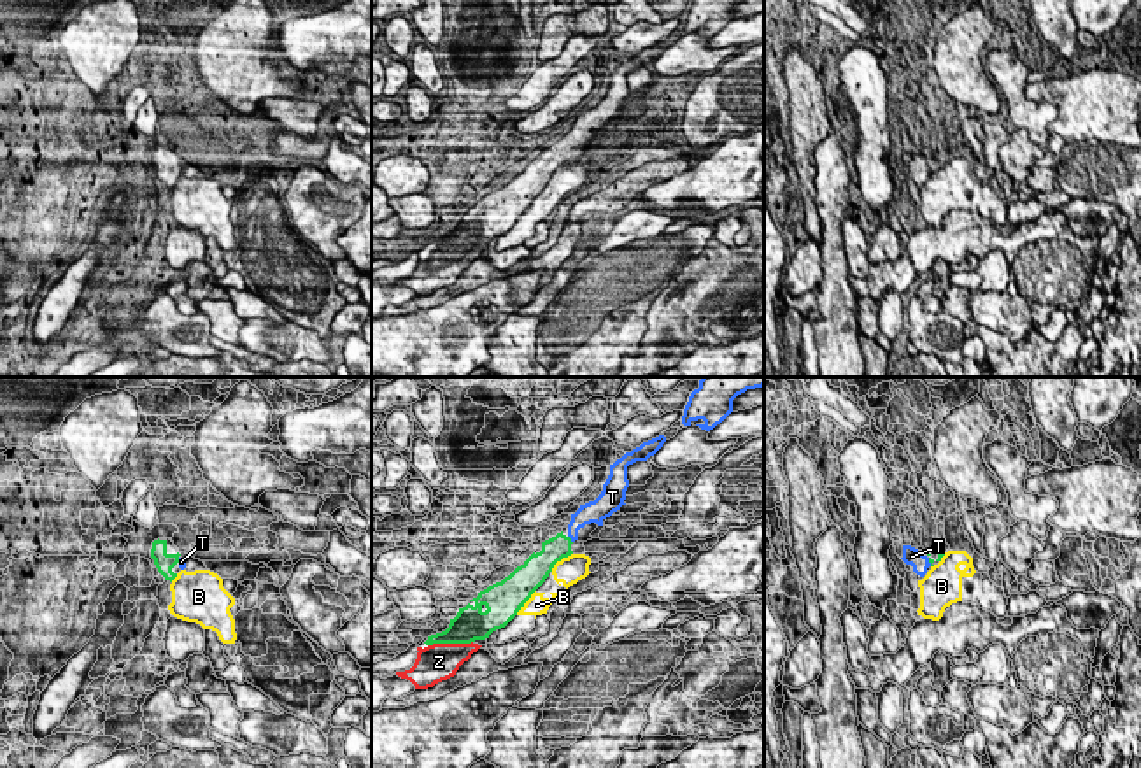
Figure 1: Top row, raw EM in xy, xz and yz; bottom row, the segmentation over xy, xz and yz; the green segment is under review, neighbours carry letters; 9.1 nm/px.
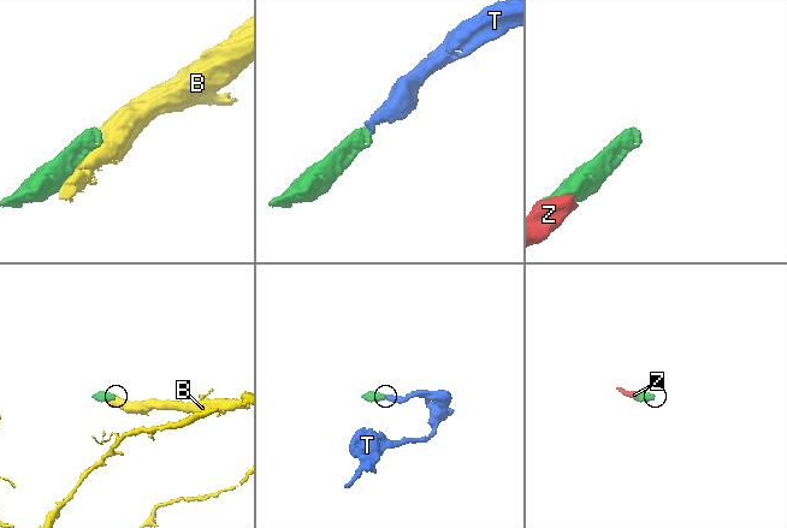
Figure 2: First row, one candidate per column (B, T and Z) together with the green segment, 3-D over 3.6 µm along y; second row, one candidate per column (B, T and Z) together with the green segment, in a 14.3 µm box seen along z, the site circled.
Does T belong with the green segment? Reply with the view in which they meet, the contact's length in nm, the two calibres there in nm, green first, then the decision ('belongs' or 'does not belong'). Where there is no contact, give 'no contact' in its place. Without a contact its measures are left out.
xz | 90 nm | 220/160 nm | belongs

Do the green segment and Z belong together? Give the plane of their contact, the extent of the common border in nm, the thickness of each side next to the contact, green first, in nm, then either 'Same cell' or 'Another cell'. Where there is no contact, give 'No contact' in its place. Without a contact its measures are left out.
Touches green in xz. Shared border 420 nm. Thickness 300 nm (green) against 340 nm. Same cell

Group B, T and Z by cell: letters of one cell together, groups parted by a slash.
B / T Z

